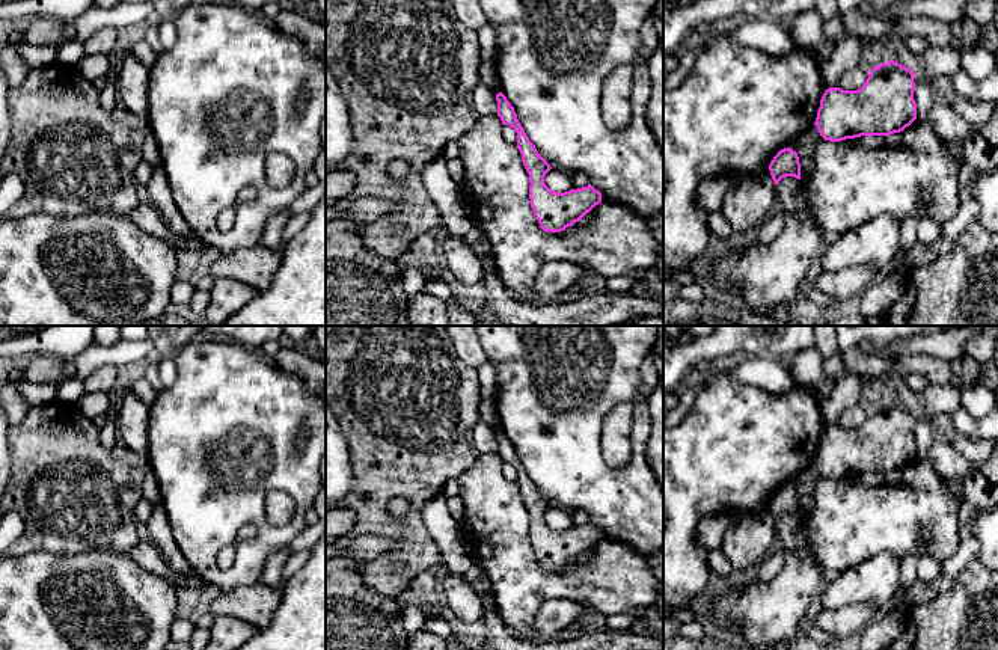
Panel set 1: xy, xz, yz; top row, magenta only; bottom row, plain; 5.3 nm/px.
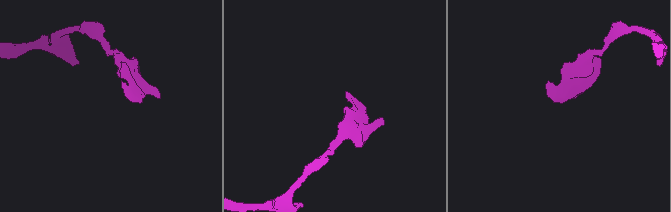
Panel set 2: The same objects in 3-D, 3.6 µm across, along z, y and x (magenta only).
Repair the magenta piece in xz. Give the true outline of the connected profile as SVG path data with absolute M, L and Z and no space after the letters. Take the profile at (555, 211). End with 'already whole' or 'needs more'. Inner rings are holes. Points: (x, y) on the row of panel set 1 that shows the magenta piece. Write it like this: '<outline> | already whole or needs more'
M499 92L496 94L496 101L497 116L502 124L510 125L517 133L517 148L531 182L531 208L541 229L546 232L561 232L573 226L602 202L602 193L591 184L564 193L552 192L544 182L546 173L552 169L550 164L538 154L535 145L526 136L507 97Z | already whole

